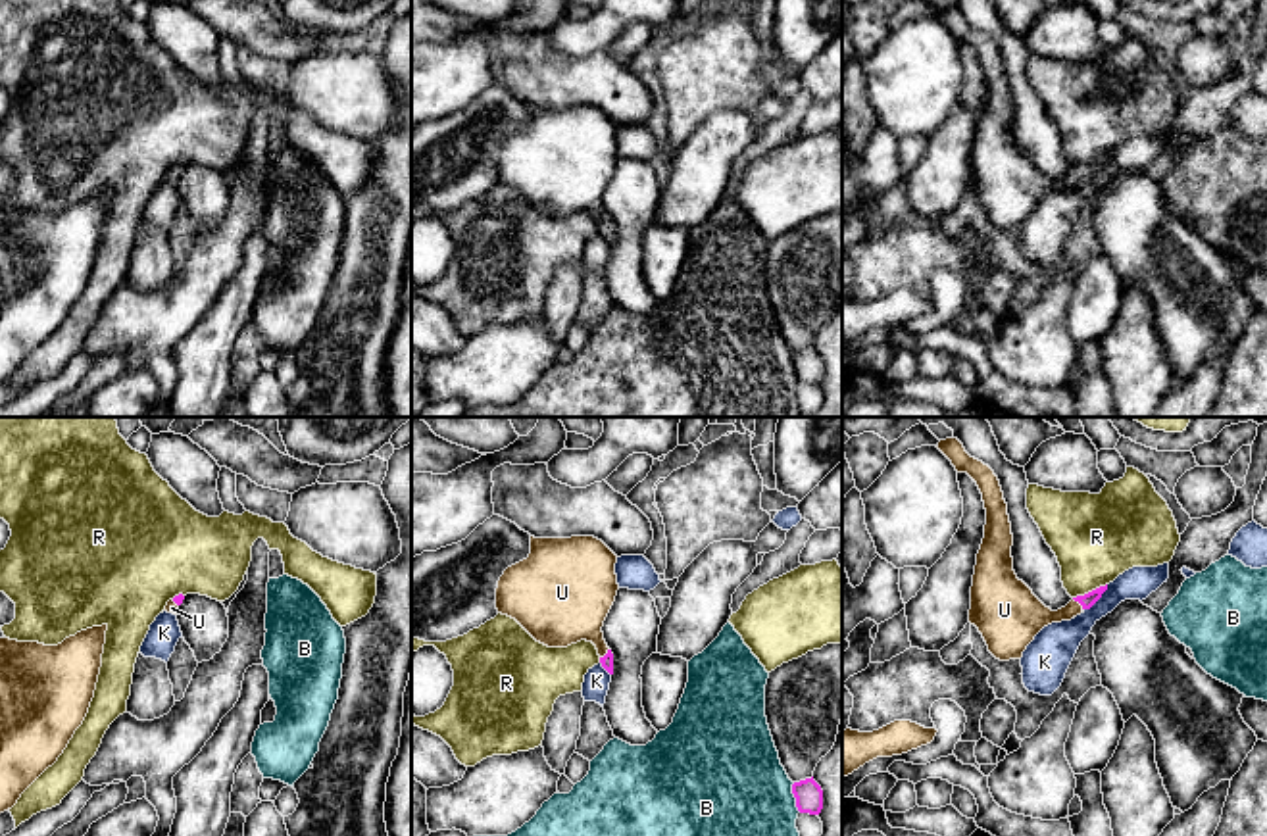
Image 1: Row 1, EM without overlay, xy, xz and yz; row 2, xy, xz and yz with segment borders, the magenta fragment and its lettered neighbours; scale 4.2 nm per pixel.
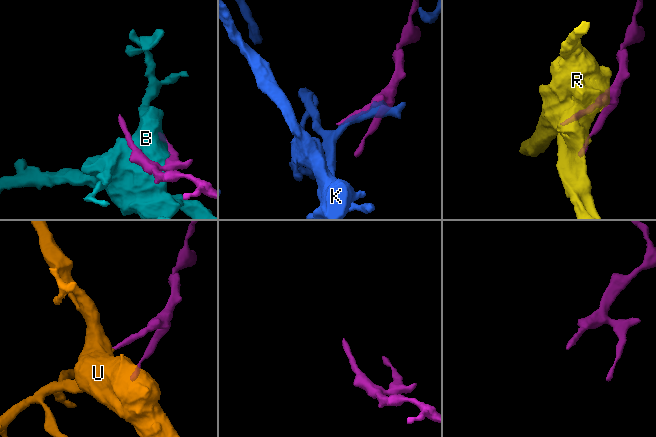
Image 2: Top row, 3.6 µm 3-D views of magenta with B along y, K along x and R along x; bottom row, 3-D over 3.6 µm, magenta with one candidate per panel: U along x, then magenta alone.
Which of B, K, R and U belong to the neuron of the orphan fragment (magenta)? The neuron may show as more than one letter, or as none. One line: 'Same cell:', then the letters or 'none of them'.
Same cell: U

